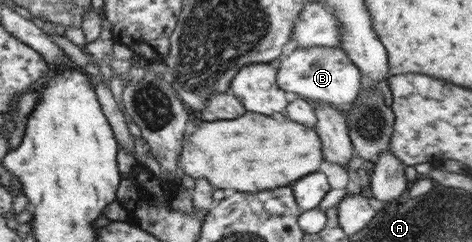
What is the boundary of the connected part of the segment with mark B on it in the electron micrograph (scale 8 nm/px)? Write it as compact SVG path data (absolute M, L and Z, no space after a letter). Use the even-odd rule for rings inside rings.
M339 47L296 48L277 69L276 81L291 97L345 108L358 99L361 71Z

